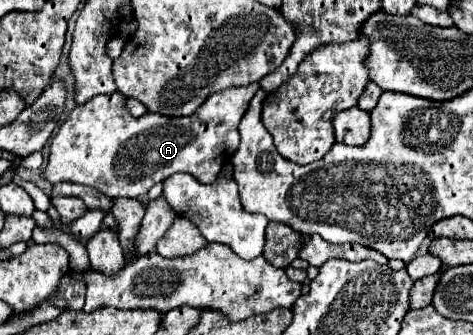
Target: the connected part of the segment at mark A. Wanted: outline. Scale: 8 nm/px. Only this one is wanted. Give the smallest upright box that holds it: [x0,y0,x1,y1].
[45,83,259,199]

